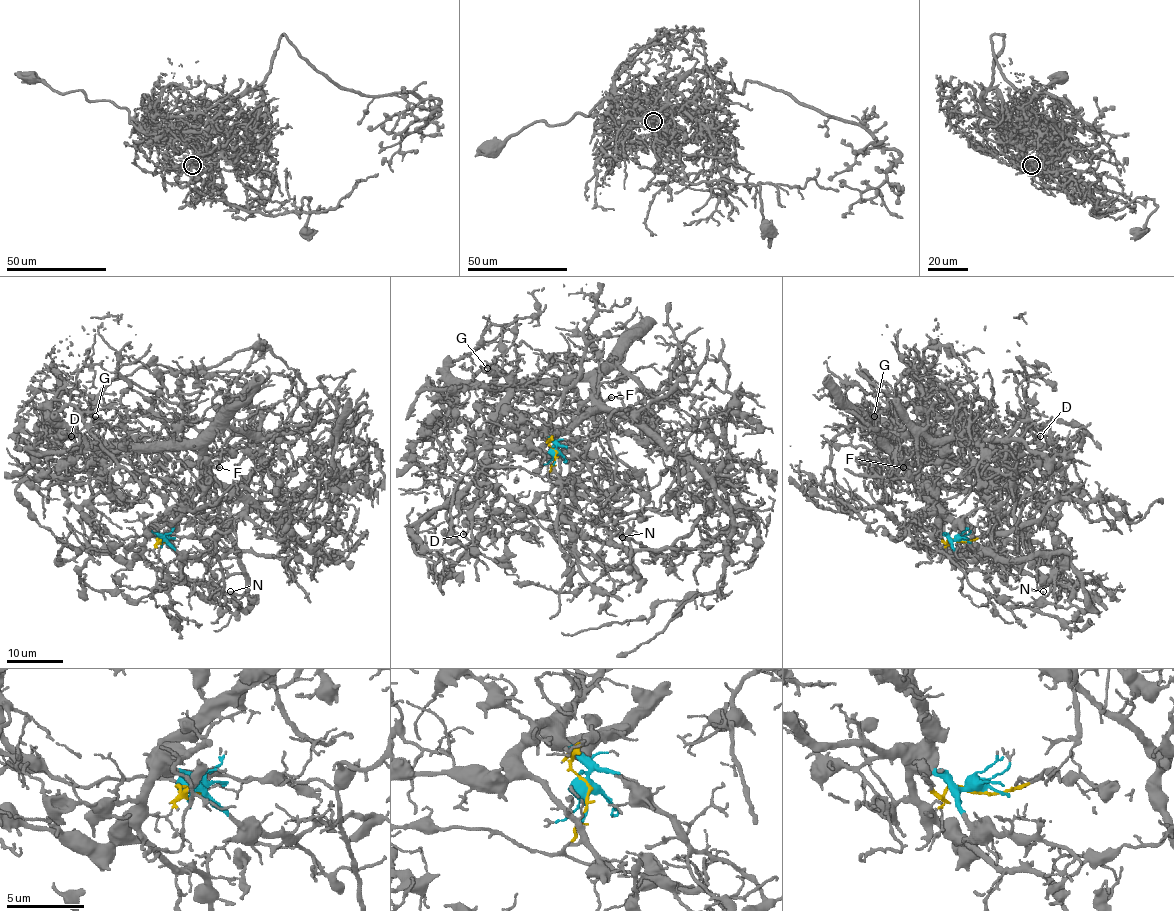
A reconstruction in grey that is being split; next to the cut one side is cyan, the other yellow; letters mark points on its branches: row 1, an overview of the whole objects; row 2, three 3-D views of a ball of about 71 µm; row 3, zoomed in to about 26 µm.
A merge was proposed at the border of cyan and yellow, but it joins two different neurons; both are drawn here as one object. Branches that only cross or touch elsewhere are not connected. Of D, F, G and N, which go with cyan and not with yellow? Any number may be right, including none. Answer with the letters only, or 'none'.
F, G

